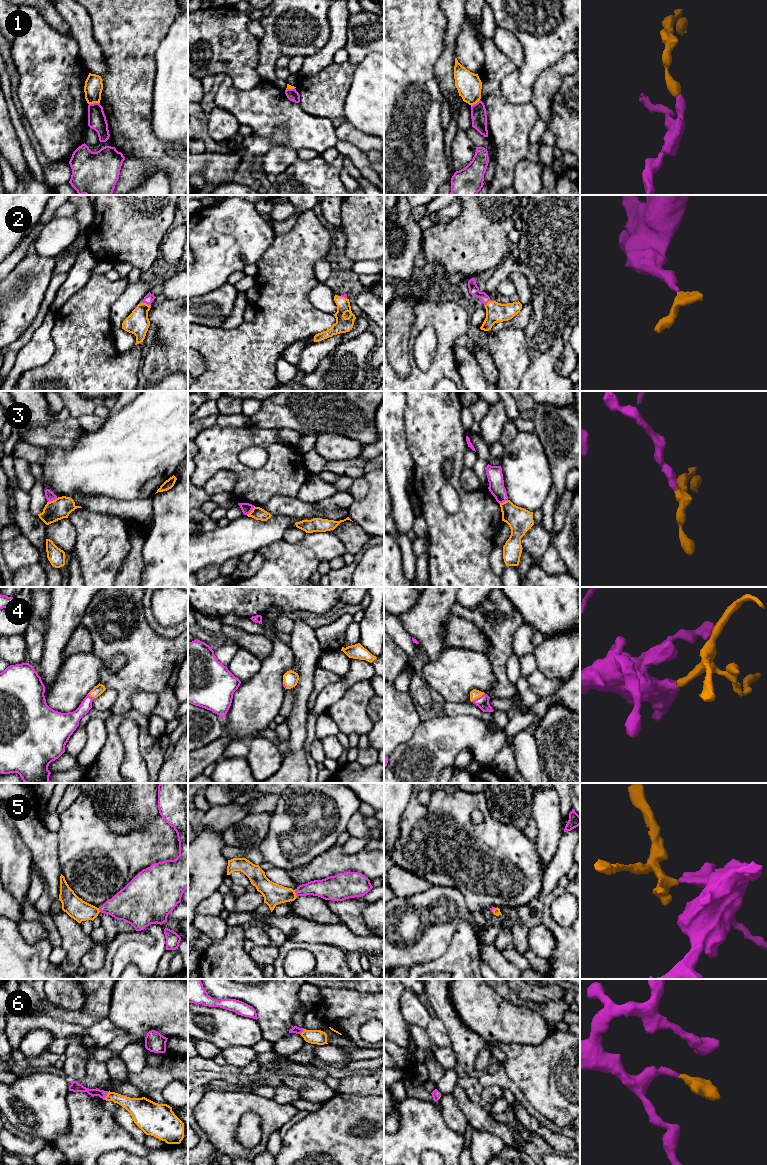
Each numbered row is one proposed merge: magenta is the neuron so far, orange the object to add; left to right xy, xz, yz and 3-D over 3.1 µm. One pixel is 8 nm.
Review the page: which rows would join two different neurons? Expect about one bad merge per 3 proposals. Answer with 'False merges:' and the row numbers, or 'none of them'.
False merges: 1, 3

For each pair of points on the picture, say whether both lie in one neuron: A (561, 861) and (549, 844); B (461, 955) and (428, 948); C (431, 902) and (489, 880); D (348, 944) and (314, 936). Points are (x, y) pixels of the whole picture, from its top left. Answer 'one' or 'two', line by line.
A: two
B: two
C: two
D: one

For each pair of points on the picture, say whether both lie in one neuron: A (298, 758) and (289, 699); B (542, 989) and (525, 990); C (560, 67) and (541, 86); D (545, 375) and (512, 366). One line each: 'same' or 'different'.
A: different
B: same
C: same
D: different

